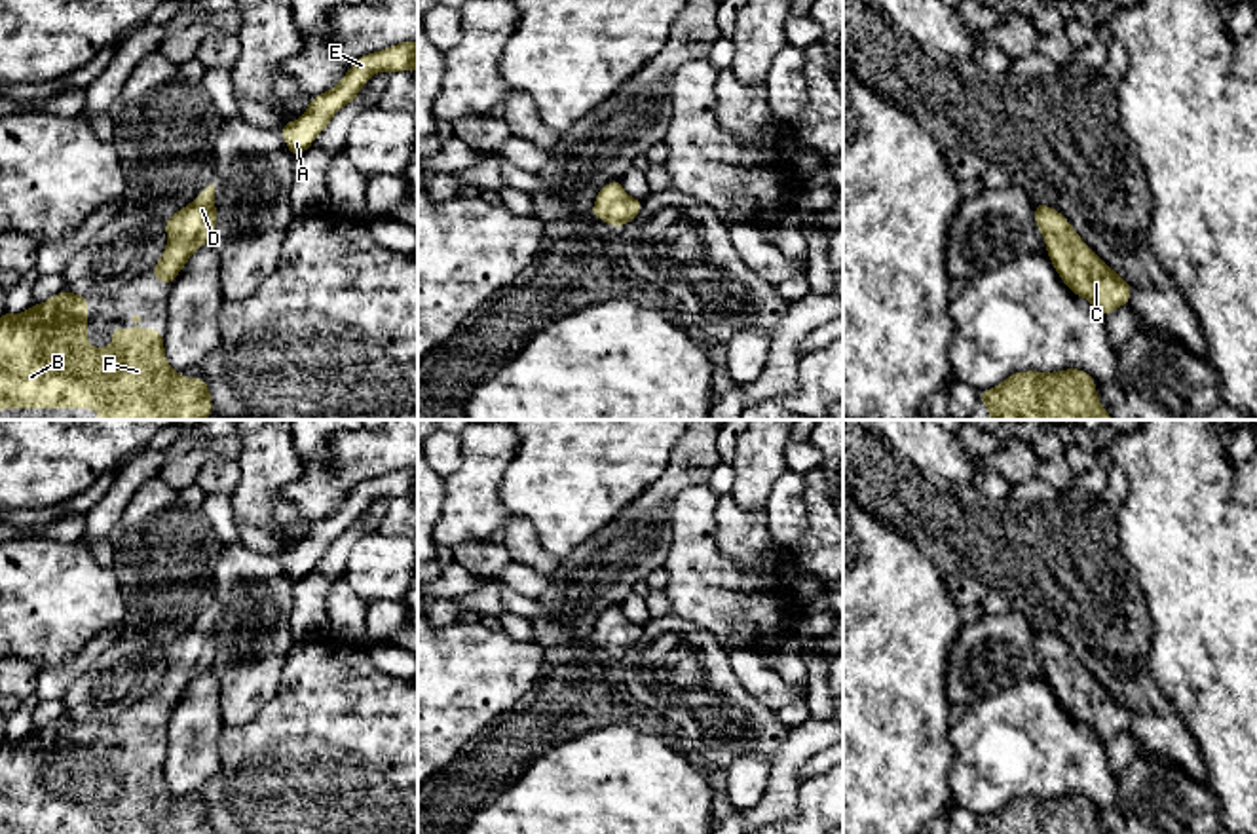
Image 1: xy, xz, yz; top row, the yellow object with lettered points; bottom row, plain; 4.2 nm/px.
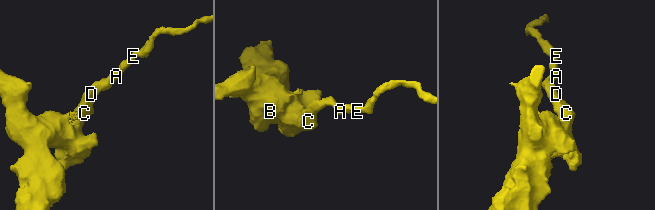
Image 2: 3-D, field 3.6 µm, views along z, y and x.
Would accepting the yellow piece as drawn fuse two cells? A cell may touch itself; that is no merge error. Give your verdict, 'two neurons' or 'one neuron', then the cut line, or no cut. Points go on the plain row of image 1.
one neuron | no cut

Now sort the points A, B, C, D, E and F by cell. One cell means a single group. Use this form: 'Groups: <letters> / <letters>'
Groups: A B C D E F

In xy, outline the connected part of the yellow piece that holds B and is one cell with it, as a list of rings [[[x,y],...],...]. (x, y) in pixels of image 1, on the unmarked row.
[[[63,716],[49,726],[0,743],[0,834],[213,834],[205,804],[184,804],[165,785],[158,754],[110,754],[114,769],[87,771],[87,724]]]

